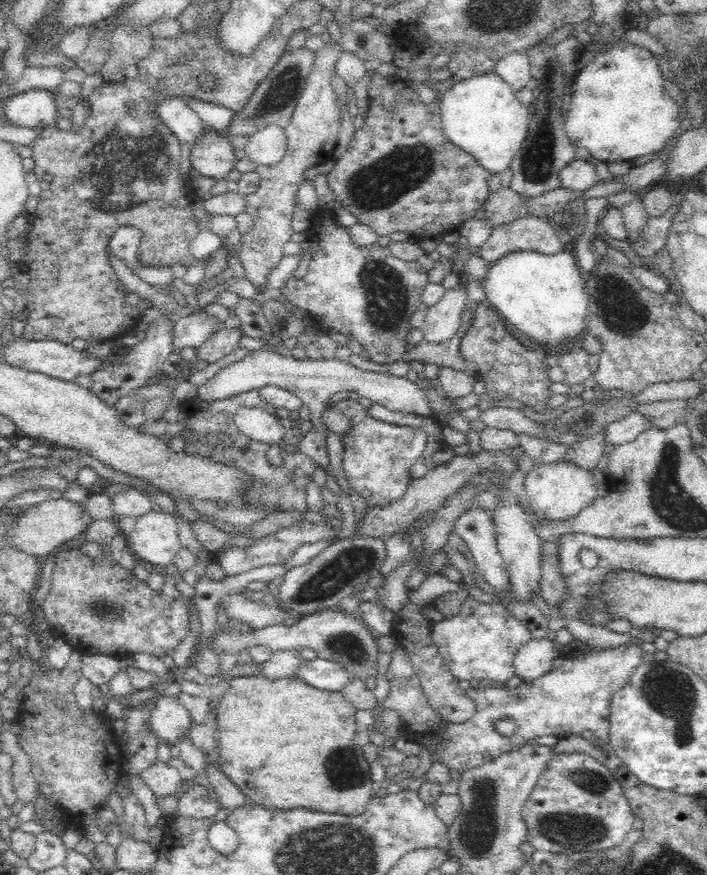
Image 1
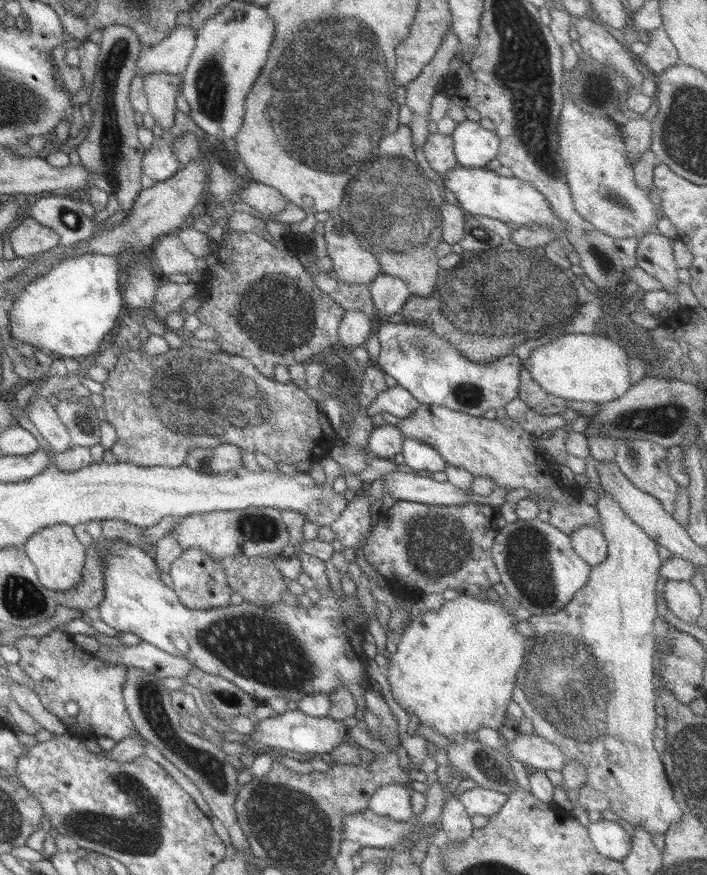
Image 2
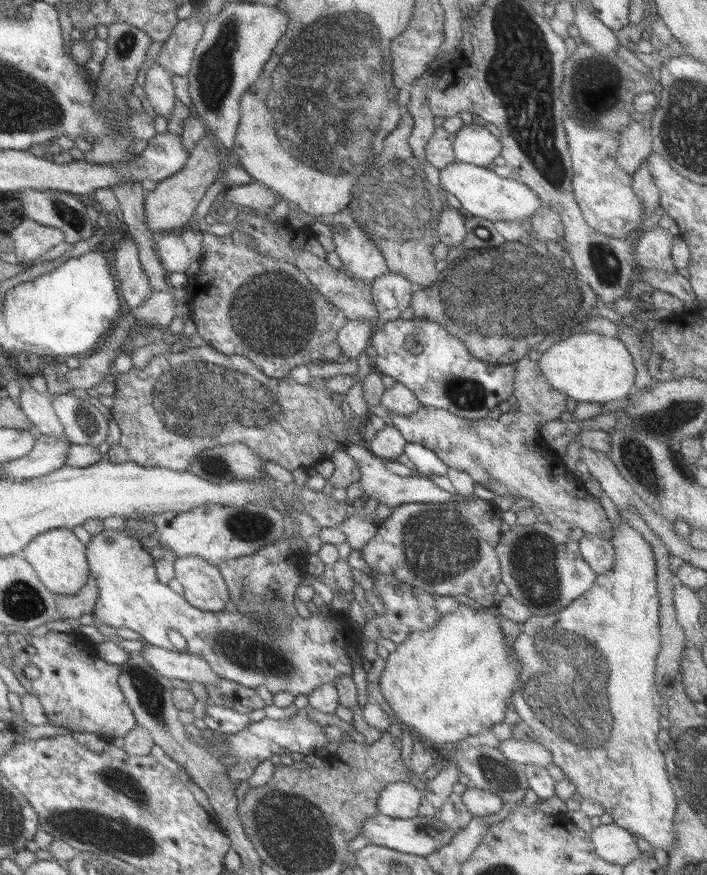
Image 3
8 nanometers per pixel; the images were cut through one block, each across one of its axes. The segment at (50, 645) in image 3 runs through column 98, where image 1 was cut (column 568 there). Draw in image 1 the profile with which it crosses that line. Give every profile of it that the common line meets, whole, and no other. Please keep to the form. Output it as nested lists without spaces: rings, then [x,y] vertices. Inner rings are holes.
[[[623,645],[616,648],[604,649],[599,653],[584,655],[583,657],[560,657],[552,663],[551,669],[544,676],[535,680],[523,682],[517,688],[508,689],[503,686],[486,687],[476,685],[469,690],[470,699],[476,703],[476,716],[464,724],[446,724],[434,710],[428,705],[428,700],[422,691],[418,676],[412,666],[410,655],[406,649],[397,646],[391,652],[391,662],[386,672],[386,678],[390,683],[390,693],[386,700],[382,701],[382,709],[396,712],[400,718],[403,737],[415,741],[420,747],[430,752],[433,762],[439,761],[448,767],[449,771],[463,772],[482,768],[512,750],[526,746],[530,741],[544,736],[556,736],[560,740],[570,735],[580,735],[589,730],[594,733],[594,739],[602,743],[600,748],[606,751],[609,747],[609,717],[612,695],[619,692],[632,677],[634,670],[639,664],[648,660],[650,656],[638,645]],[[511,720],[516,726],[516,731],[511,736],[496,732],[497,722]]]

